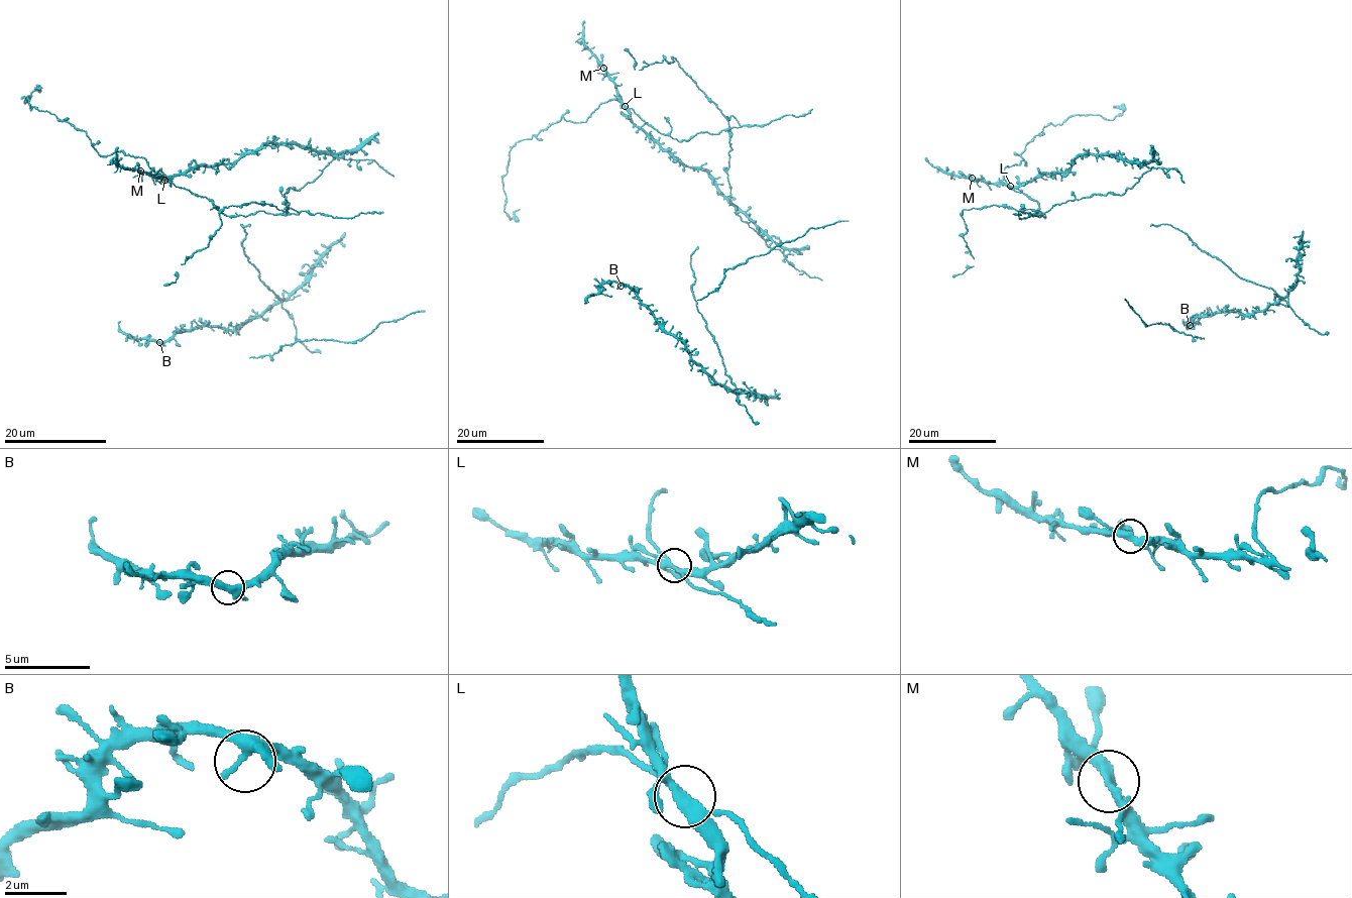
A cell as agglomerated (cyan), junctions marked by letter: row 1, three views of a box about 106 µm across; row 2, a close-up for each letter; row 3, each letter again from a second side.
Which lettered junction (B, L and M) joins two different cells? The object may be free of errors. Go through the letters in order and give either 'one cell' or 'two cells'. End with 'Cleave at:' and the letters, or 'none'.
B: one cell
L: two cells
M: one cell
Cleave at: L

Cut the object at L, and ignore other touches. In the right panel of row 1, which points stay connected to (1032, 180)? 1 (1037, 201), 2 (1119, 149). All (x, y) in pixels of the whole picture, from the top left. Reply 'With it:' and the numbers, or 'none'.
With it: 2

